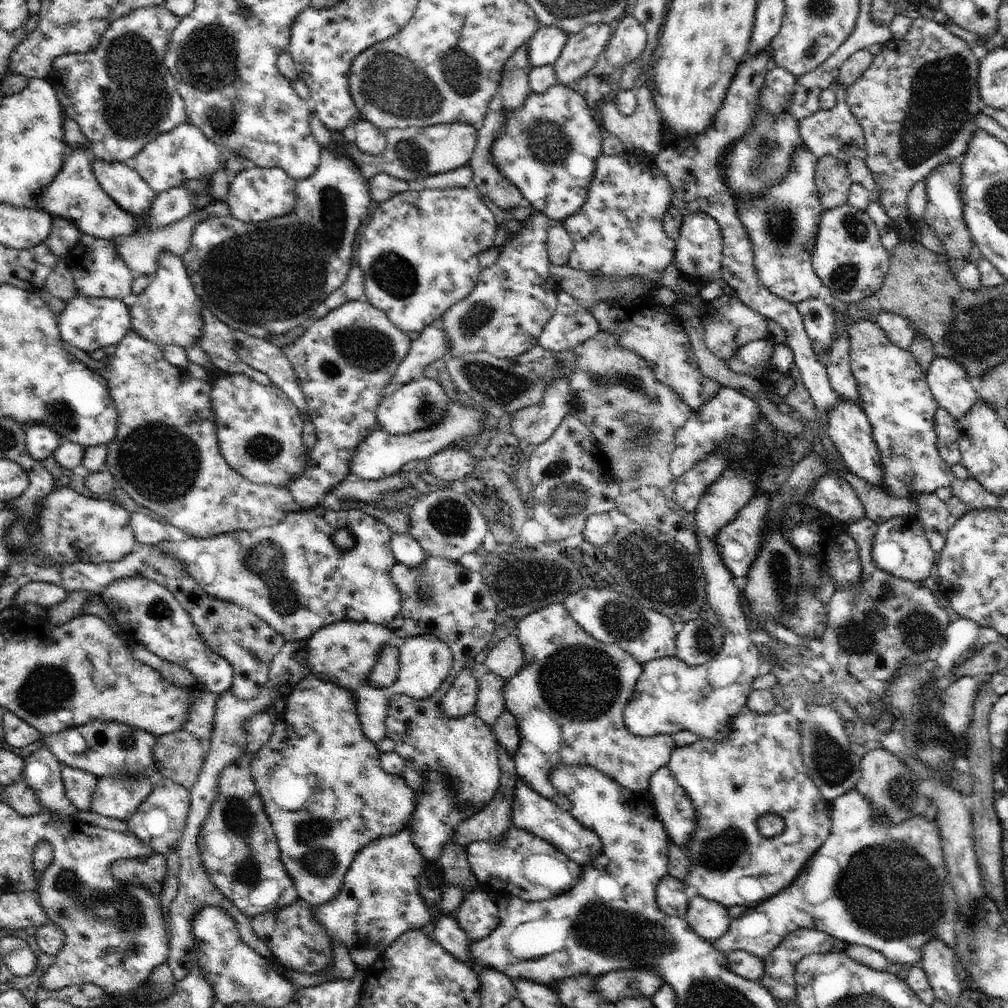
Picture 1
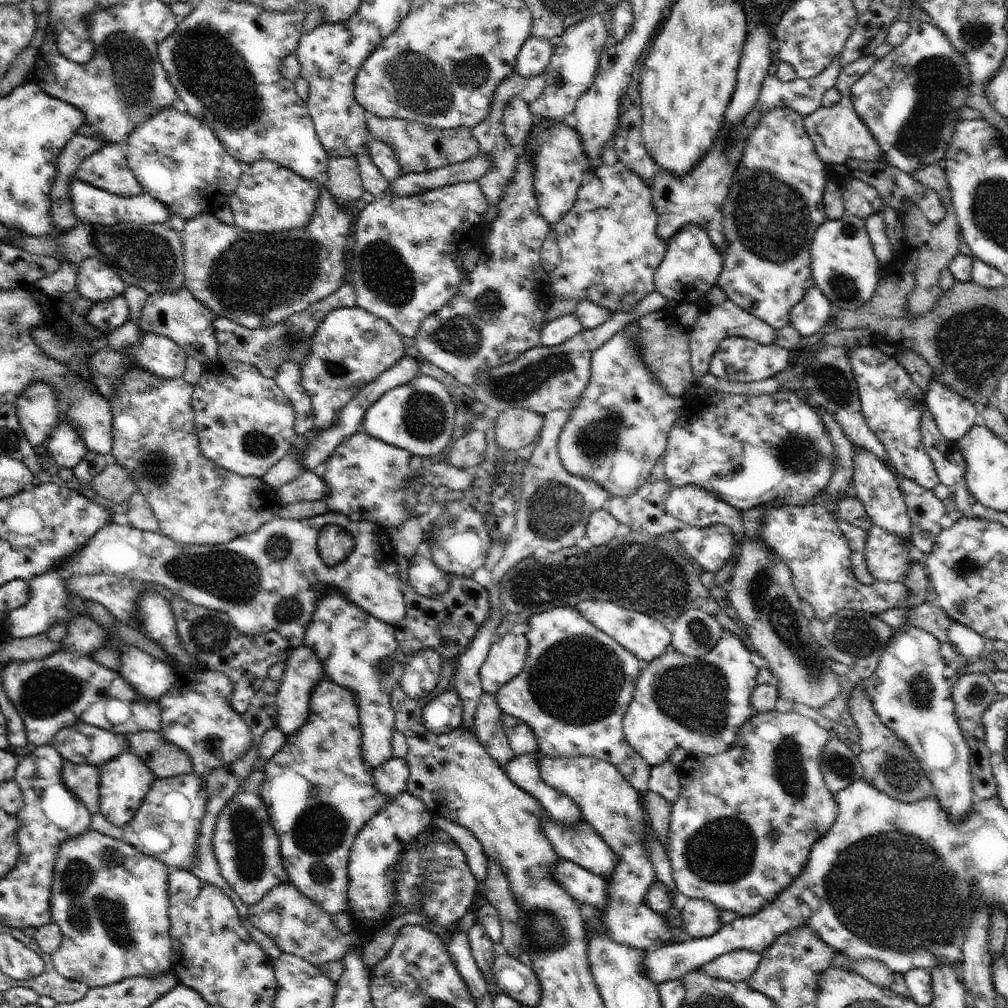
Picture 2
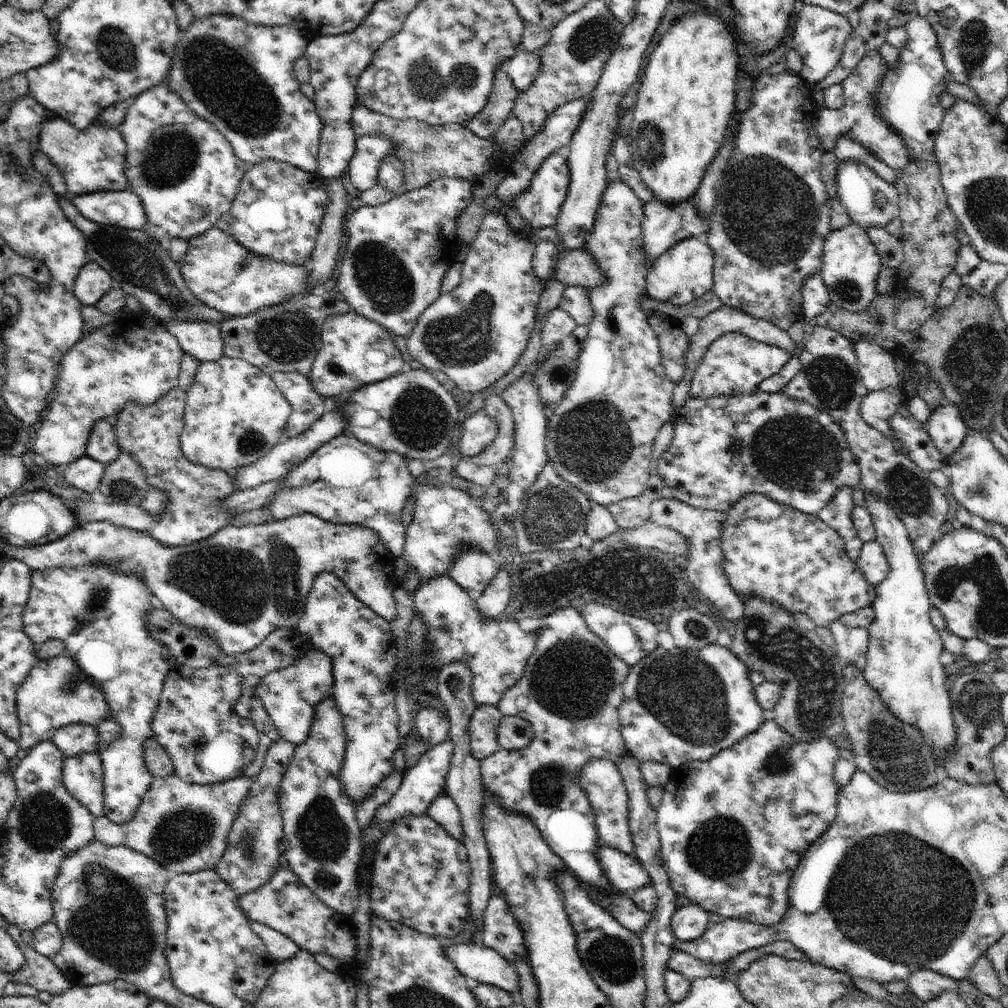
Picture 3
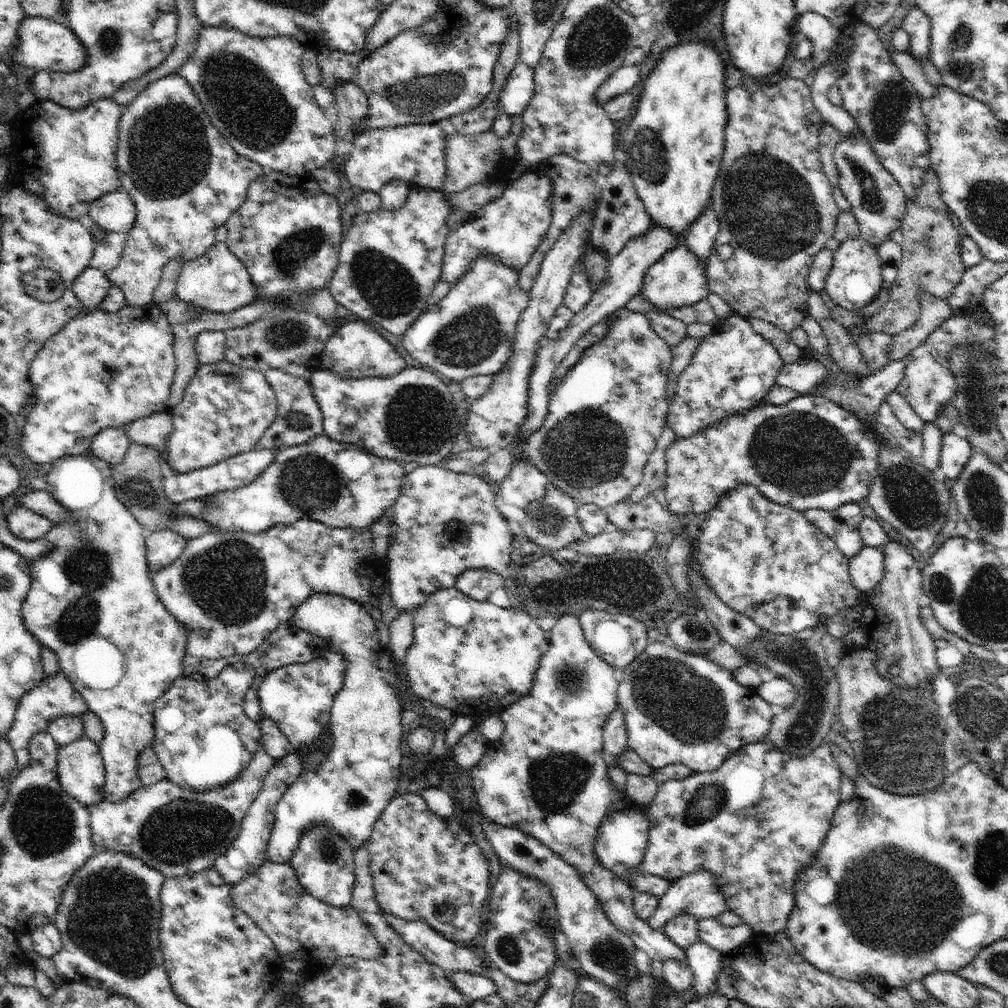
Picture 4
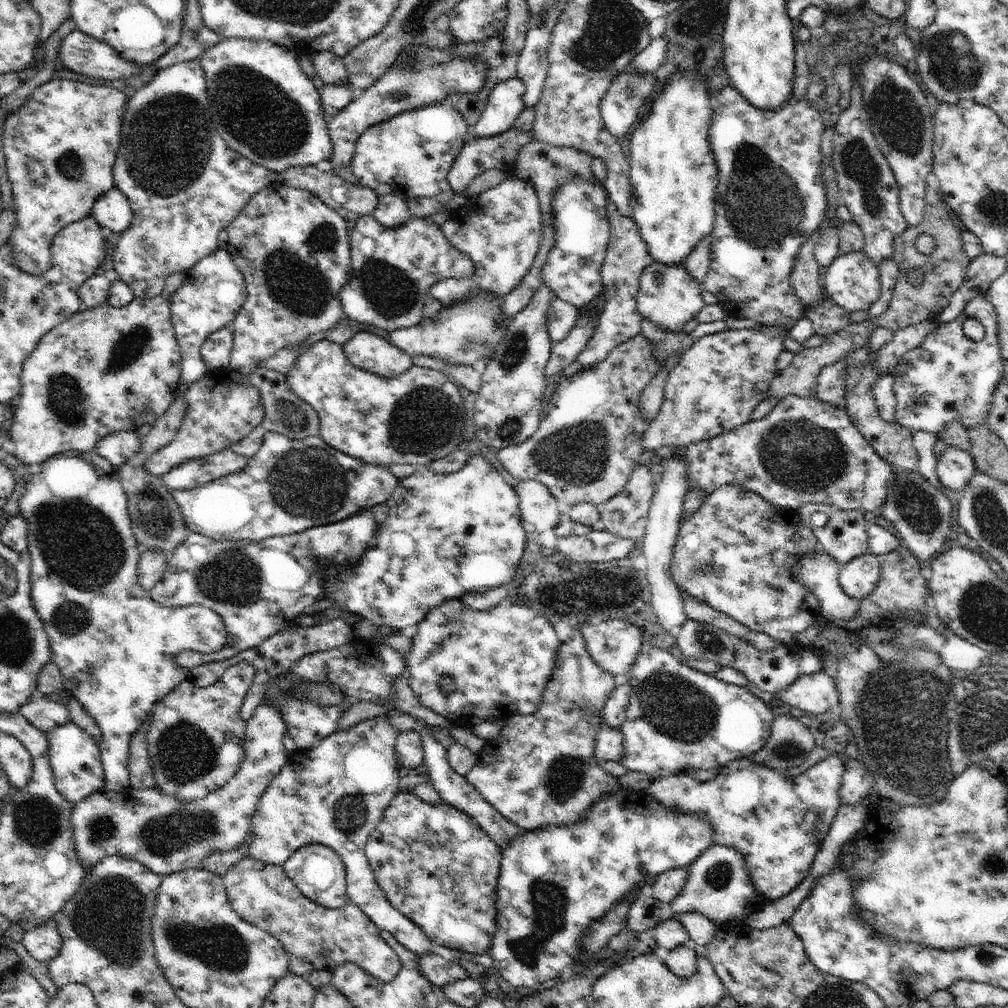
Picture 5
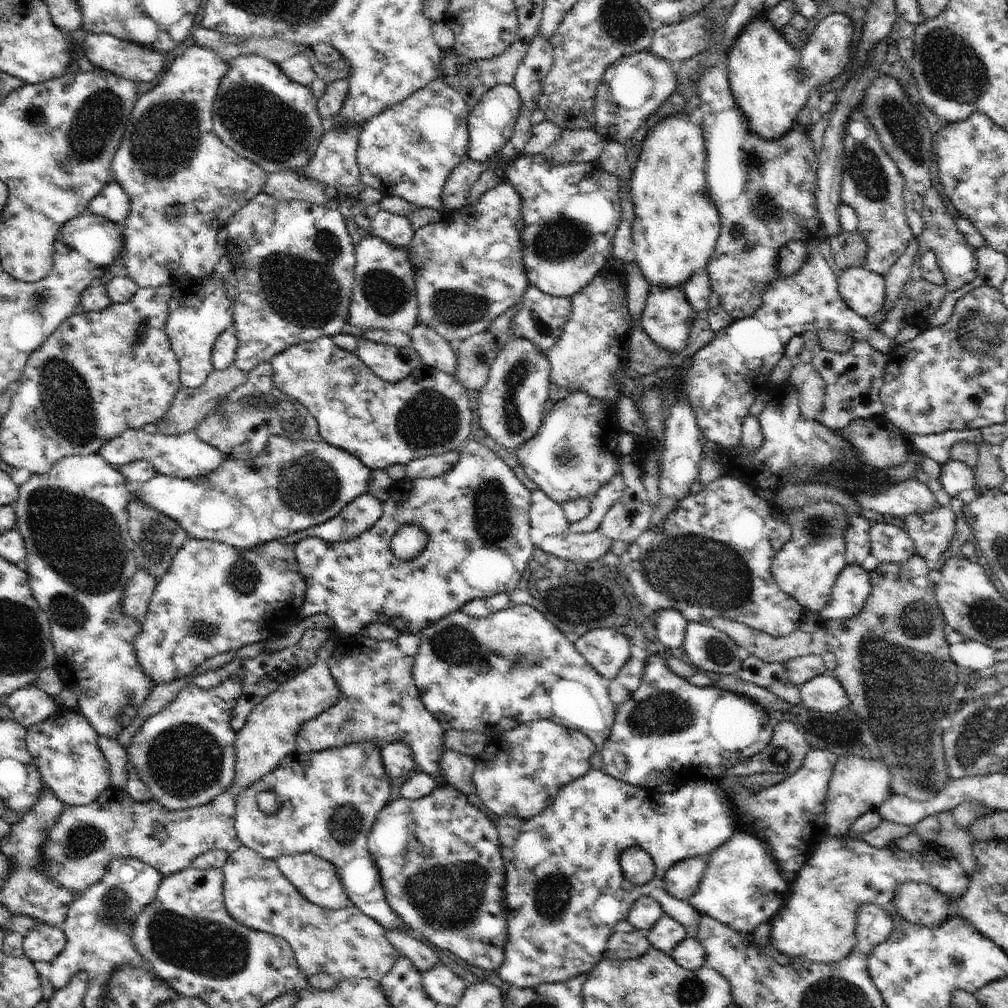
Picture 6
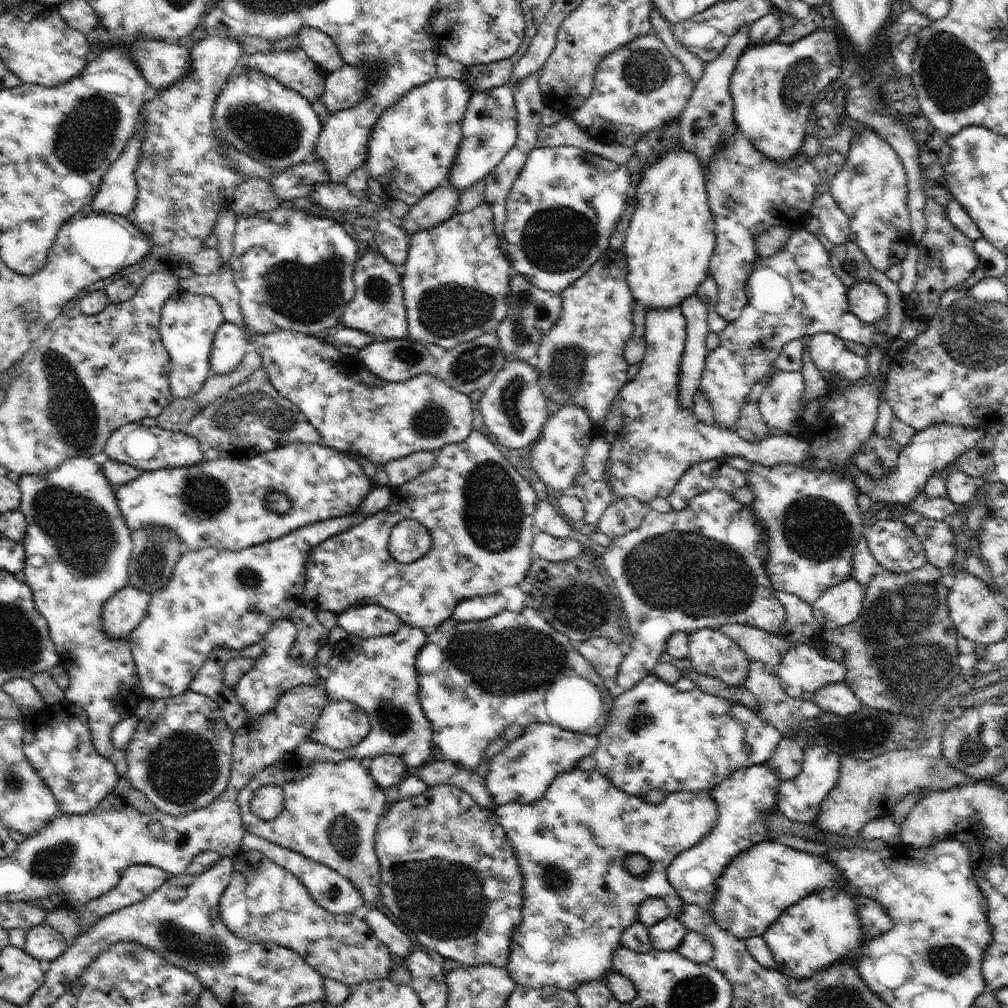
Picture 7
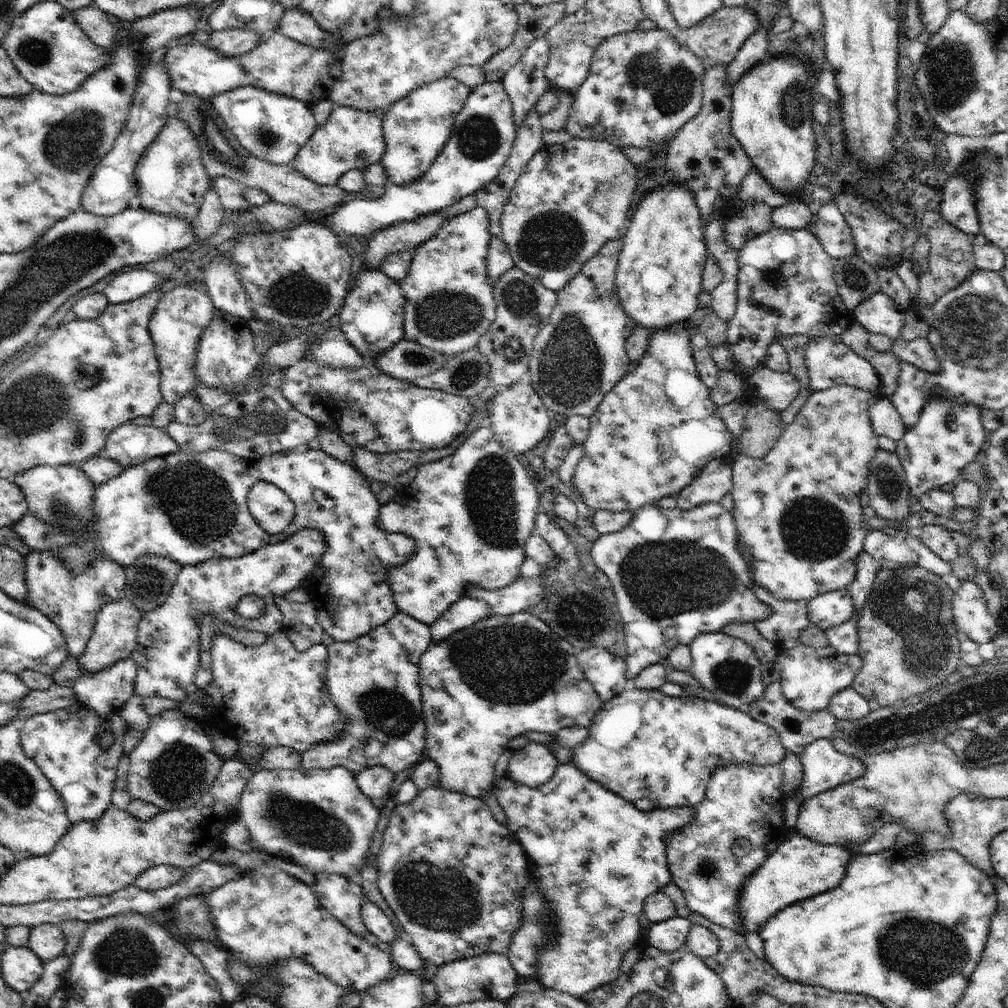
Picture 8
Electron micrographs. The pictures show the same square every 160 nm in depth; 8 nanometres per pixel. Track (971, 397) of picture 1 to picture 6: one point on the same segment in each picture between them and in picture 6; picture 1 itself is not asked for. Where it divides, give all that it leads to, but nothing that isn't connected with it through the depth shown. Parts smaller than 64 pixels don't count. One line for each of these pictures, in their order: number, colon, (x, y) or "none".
2: (954, 414)
3: (946, 427)
4: (955, 451)
5: (955, 467)
6: (956, 476)

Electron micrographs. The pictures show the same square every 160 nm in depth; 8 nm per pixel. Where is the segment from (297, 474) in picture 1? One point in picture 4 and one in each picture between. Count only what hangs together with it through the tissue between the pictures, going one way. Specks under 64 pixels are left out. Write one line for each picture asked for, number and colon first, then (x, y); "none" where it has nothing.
2: (245, 422)
3: (235, 414)
4: (225, 410)

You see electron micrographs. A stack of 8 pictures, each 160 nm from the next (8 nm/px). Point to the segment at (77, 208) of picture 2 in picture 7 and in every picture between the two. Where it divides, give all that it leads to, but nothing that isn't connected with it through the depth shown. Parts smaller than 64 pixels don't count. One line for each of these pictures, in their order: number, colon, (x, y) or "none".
3: (124, 209)
4: (114, 212)
5: (113, 210)
6: (112, 203)
7: (117, 195)

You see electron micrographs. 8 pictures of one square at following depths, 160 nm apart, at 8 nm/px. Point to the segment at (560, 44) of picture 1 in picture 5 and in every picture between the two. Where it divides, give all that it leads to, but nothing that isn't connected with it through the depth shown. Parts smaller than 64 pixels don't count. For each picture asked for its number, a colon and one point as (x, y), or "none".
2: (534, 56)
3: (522, 68)
4: (520, 85)
5: (505, 103)

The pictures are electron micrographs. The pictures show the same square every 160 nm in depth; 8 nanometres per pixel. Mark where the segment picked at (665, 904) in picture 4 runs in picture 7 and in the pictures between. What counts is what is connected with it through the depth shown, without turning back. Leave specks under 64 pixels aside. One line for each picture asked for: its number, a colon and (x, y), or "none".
5: (718, 886)
6: (741, 886)
7: (760, 883)

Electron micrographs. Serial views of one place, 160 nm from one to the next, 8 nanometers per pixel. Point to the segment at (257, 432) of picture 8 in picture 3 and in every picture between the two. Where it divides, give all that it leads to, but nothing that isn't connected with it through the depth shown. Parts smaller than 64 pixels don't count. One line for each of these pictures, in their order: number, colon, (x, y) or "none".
3: (307, 406)
4: (299, 419)
5: (286, 413)
6: (256, 409)
7: (252, 418)

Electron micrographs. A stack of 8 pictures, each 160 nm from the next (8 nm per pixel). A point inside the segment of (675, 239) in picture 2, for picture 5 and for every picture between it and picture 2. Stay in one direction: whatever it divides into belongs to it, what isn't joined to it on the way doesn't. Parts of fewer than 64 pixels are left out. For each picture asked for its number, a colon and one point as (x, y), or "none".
3: (684, 273)
4: (679, 279)
5: (668, 296)

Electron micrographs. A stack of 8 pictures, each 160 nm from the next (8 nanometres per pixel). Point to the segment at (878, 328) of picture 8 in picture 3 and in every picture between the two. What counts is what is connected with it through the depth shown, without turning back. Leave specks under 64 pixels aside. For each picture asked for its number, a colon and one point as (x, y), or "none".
3: (850, 264)
4: (854, 281)
5: (853, 281)
6: (862, 290)
7: (866, 300)

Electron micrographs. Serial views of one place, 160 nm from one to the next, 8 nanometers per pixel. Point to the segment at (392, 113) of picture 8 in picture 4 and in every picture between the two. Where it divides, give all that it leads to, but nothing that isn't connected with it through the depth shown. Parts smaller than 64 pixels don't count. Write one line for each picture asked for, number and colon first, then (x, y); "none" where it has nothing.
4: (413, 153)
5: (411, 154)
6: (409, 150)
7: (413, 144)

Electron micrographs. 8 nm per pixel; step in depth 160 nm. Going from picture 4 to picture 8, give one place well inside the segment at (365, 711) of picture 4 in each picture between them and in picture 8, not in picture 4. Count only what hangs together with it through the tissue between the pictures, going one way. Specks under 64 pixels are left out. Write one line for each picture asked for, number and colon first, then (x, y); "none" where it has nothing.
5: (335, 796)
6: (330, 810)
7: (331, 811)
8: (321, 818)

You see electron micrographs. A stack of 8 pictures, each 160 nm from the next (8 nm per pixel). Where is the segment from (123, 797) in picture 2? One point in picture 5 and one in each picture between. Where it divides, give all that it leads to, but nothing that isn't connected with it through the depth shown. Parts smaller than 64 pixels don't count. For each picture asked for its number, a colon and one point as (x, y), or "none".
3: (100, 614)
4: (91, 600)
5: (116, 647)

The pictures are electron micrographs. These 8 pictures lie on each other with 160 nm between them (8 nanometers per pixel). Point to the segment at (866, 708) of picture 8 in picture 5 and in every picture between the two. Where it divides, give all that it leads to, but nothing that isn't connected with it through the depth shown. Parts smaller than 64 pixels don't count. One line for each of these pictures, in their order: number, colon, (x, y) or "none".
5: (814, 693)
6: (824, 693)
7: (837, 698)

